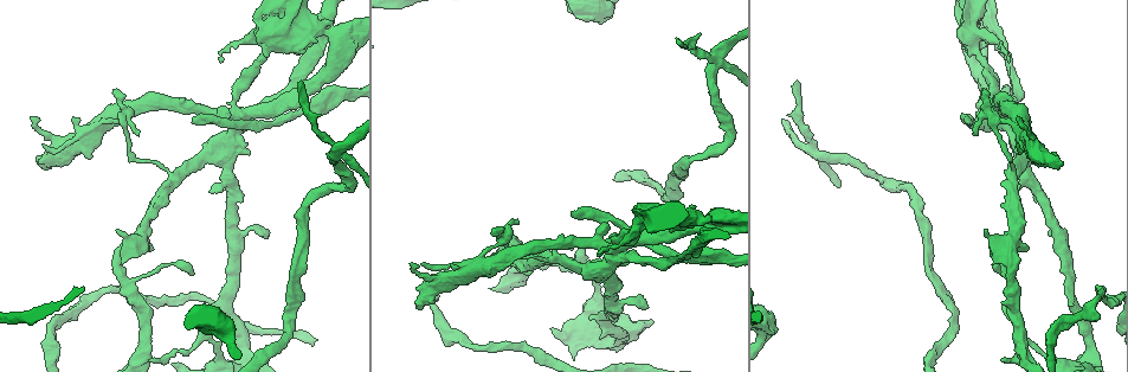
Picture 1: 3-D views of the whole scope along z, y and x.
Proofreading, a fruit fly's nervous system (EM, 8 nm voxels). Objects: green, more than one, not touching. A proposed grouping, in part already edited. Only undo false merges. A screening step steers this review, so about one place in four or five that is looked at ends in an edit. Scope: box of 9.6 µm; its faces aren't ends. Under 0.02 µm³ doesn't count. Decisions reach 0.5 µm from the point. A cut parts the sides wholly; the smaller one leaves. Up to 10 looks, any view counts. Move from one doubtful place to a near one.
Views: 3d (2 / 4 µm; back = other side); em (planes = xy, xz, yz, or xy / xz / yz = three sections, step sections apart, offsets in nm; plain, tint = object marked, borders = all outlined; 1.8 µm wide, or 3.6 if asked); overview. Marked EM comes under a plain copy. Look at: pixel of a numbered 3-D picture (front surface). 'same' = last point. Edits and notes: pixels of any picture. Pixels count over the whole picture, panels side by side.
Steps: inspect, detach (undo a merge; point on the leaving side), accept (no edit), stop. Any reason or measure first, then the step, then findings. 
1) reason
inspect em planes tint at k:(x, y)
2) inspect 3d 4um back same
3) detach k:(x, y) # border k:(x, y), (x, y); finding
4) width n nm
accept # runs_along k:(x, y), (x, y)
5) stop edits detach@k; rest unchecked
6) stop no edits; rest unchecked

sharp bend
inspect 3d 2um at 1:(350, 182)

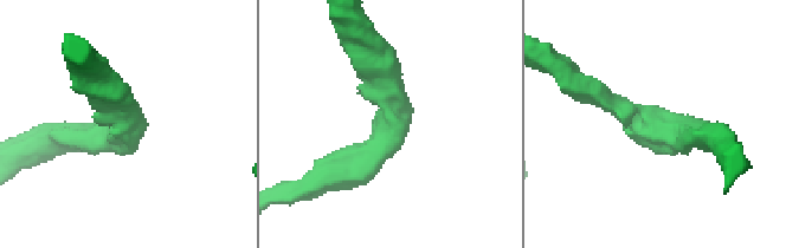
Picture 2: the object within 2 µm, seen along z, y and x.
arm_widths 200, 200 nm; now the EM
inspect em planes tint at 2:(398, 121)

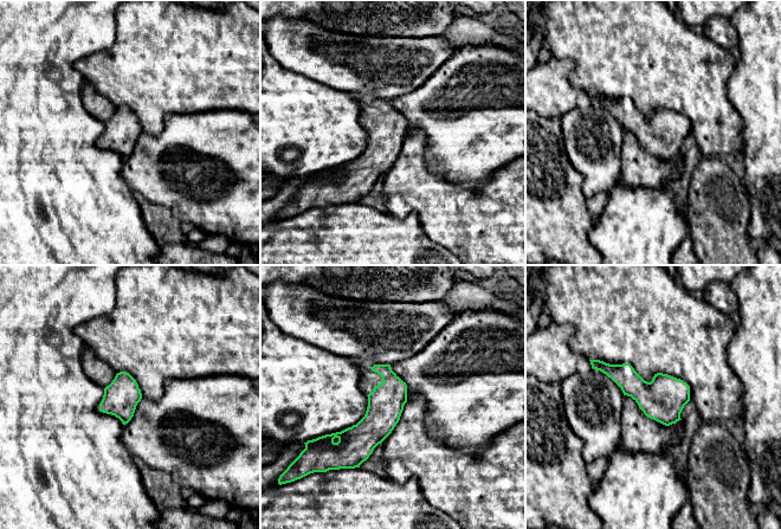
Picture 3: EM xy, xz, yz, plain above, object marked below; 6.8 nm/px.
accept # runs_along 3:(387, 367), (385, 410), (356, 458); one neuron here

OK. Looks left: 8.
four arms meet
inspect em planes tint at 1:(810, 149)

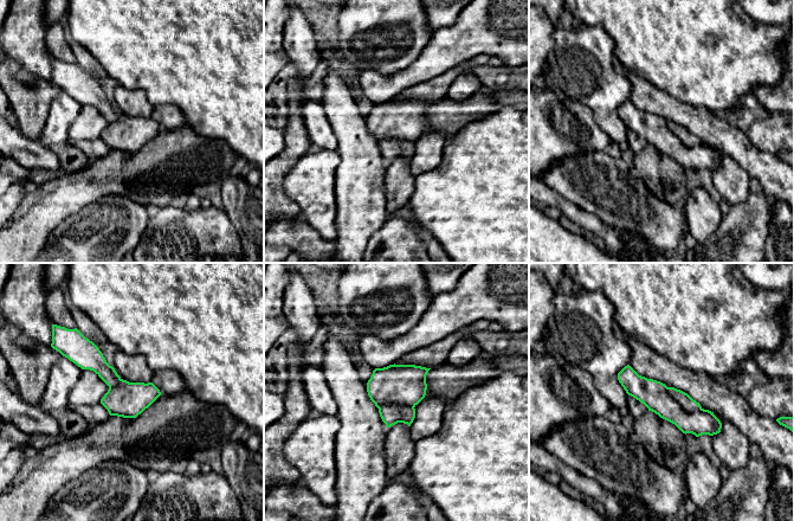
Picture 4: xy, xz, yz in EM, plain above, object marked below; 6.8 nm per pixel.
detach 4:(684, 399) # border 4:(666, 387), (686, 410), (701, 409); two neurons meet here

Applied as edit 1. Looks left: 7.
sharp bend
inspect em planes tint at 1:(136, 243)

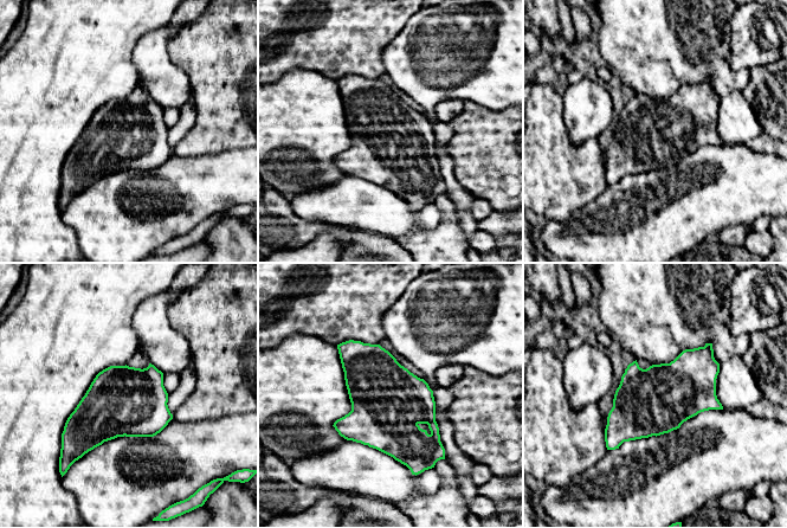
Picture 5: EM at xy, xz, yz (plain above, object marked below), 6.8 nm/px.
accept # continuous, no second neuron

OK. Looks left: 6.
thick turns thin
inspect em xy step 16 tint at 1:(463, 340)

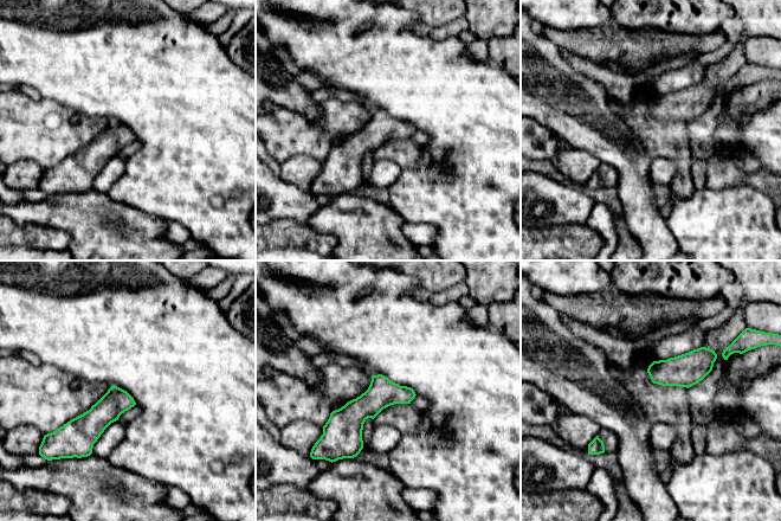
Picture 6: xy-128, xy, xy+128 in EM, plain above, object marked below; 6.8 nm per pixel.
width 50 nm
accept # continuous, no second neuron

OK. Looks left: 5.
stop edits detach@4; rest unchecked

